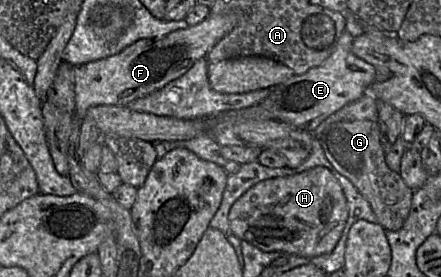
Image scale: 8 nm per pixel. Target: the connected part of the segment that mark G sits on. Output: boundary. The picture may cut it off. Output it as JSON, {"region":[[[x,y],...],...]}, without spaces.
{"region":[[[372,120],[340,121],[315,139],[321,143],[334,170],[349,179],[370,203],[377,223],[387,231],[401,228],[409,215],[416,190],[387,165],[379,123]]]}

